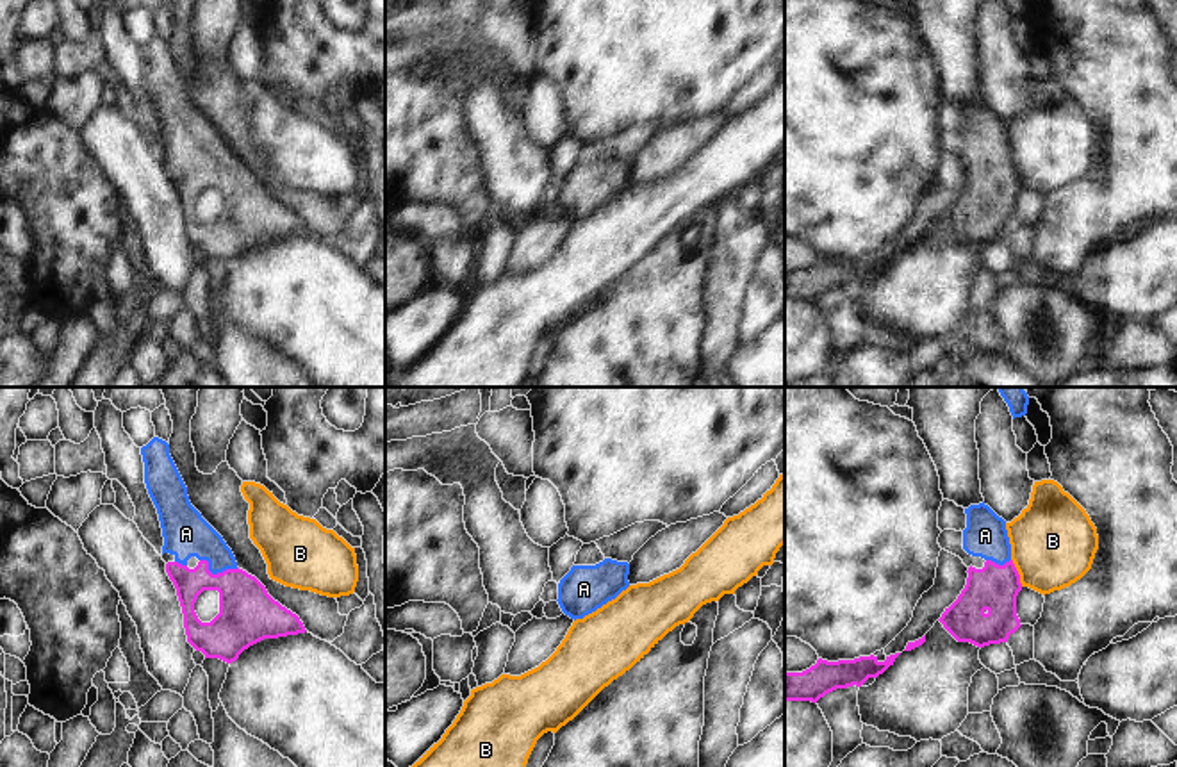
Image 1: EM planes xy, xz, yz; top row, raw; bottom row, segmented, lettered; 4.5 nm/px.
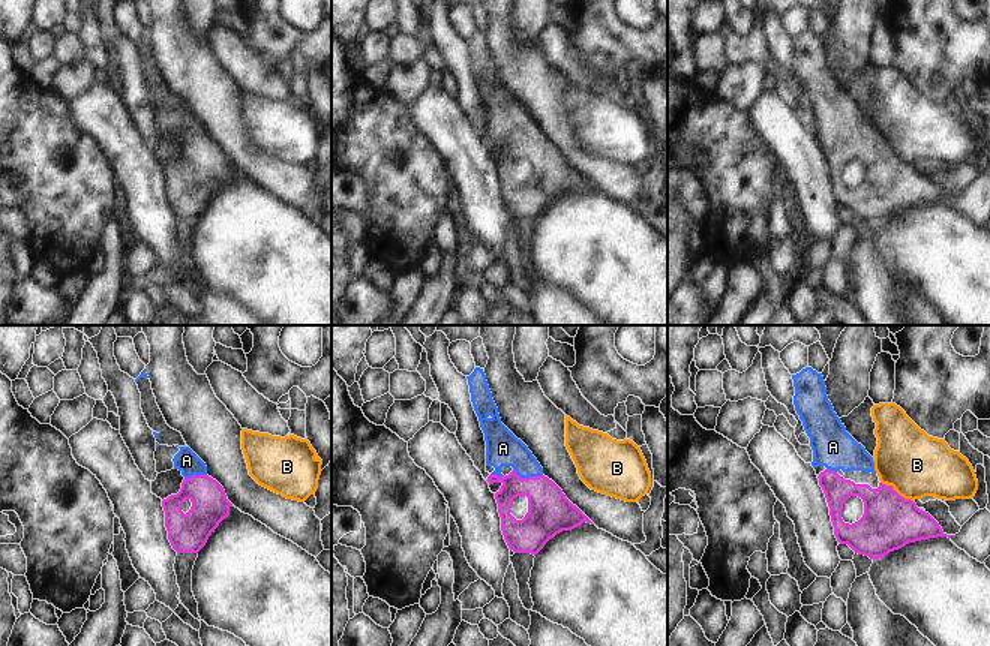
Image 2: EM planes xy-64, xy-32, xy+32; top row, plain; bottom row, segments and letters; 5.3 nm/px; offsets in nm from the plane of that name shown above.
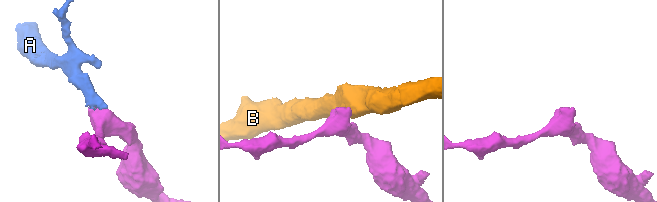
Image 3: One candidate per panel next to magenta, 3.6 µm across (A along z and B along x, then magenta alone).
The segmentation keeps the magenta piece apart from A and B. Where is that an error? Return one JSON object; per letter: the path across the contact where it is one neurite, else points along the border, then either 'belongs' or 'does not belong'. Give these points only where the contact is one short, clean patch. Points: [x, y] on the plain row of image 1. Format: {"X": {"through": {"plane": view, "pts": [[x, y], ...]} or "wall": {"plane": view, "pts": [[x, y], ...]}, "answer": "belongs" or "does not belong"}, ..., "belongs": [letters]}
{"A": {"through": {"plane": "xy", "pts": [[248, 214], [243, 198], [218, 173], [216, 164], [186, 134]]}, "answer": "belongs"}, "B": {"wall": {"plane": "yz", "pts": [[1012, 159], [1022, 186]]}, "answer": "does not belong"}, "belongs": ["A"]}

